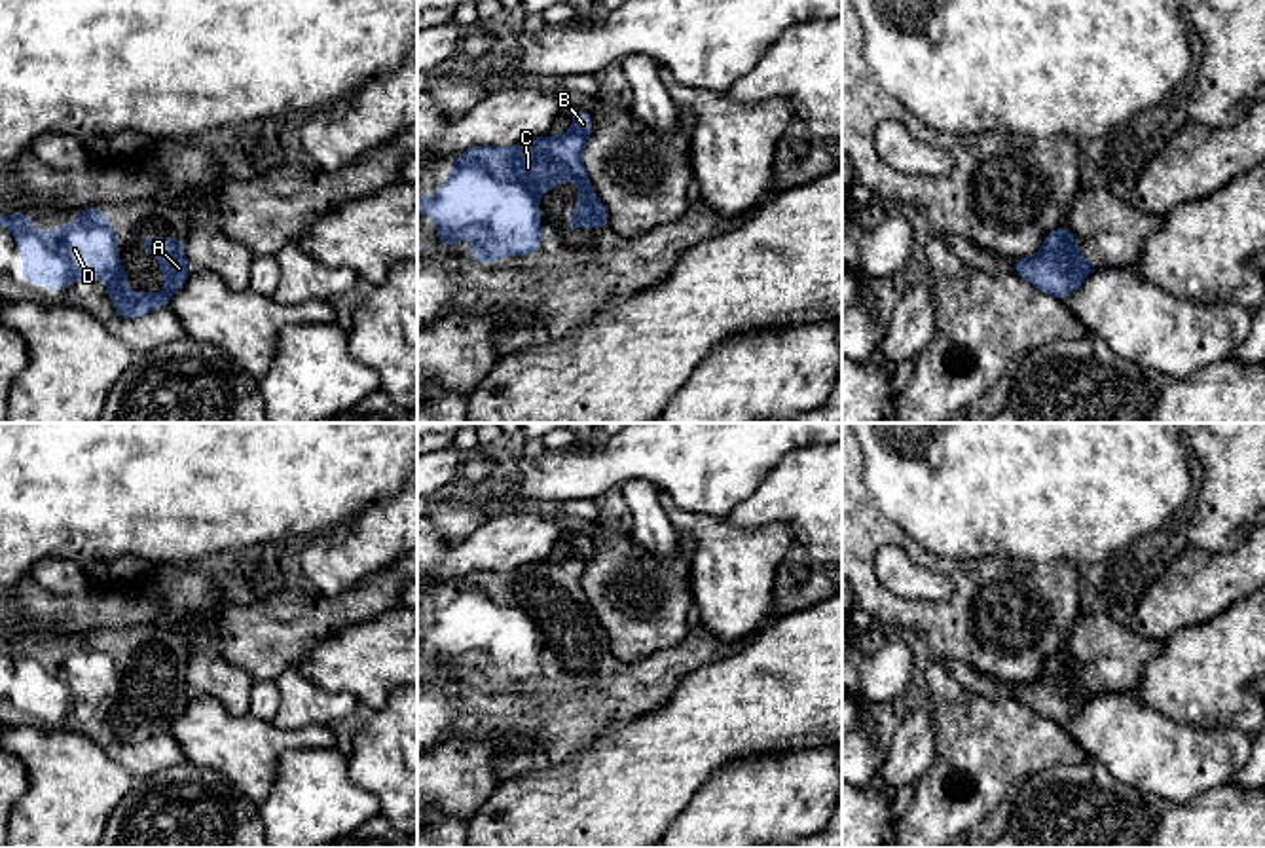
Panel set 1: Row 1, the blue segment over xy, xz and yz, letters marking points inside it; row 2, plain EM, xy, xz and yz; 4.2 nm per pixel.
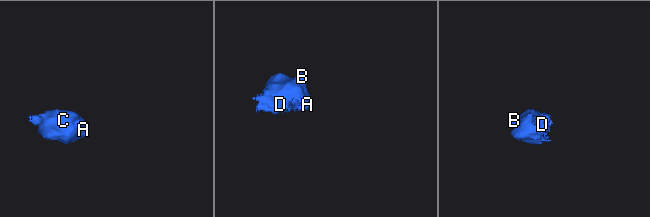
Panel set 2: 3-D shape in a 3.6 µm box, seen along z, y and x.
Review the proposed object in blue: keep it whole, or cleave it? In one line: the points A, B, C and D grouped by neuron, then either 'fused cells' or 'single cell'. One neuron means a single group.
groups A B C D; single cell

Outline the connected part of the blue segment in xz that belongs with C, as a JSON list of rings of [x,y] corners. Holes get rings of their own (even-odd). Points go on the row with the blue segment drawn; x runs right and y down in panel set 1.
[[[577,110],[563,137],[537,137],[510,148],[470,148],[453,157],[453,173],[440,184],[438,195],[417,197],[417,216],[431,212],[436,218],[436,233],[446,249],[459,245],[476,226],[478,237],[467,241],[476,264],[533,254],[542,247],[537,201],[544,190],[556,190],[563,175],[567,182],[580,184],[578,209],[567,216],[567,228],[605,230],[607,211],[580,159],[592,131],[594,116]],[[516,212],[525,214],[525,226],[508,226],[508,216]]]

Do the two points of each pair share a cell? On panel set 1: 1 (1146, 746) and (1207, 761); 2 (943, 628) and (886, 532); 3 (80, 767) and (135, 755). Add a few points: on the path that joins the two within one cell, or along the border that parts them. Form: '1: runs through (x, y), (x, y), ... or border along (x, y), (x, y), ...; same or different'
1: runs through (1161, 755), (1174, 761), (1191, 761); same
2: runs through (911, 613), (894, 611), (865, 583), (865, 564); same
3: border along (105, 748), (135, 776); different

